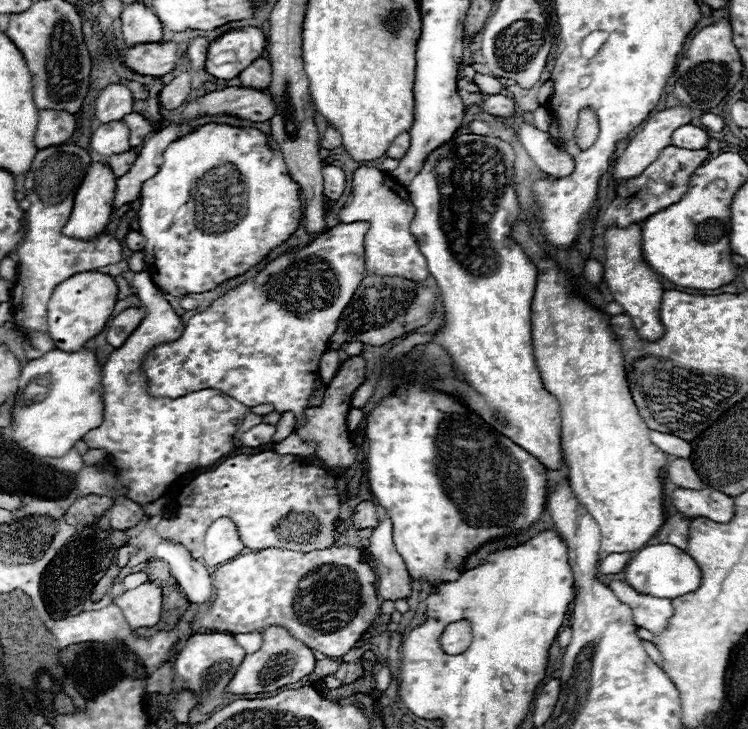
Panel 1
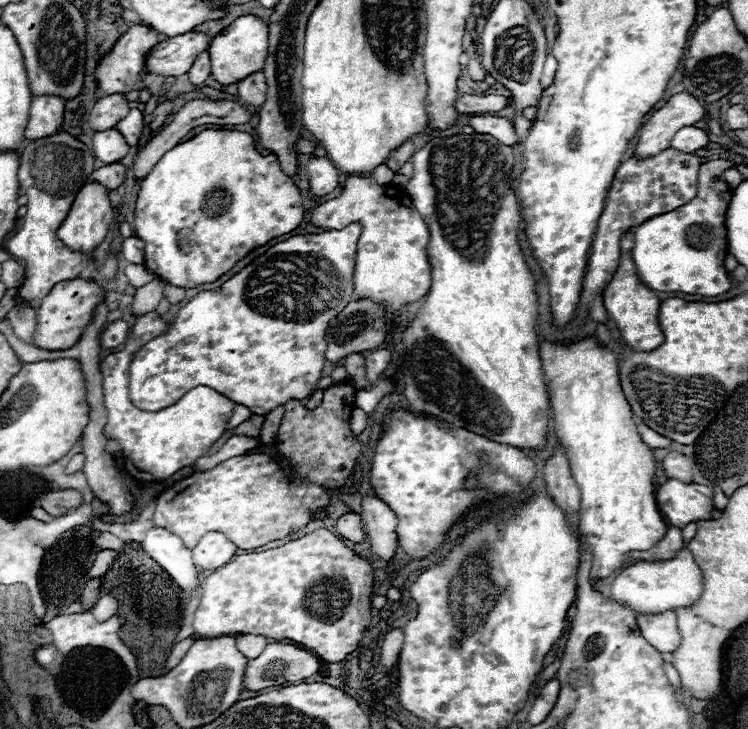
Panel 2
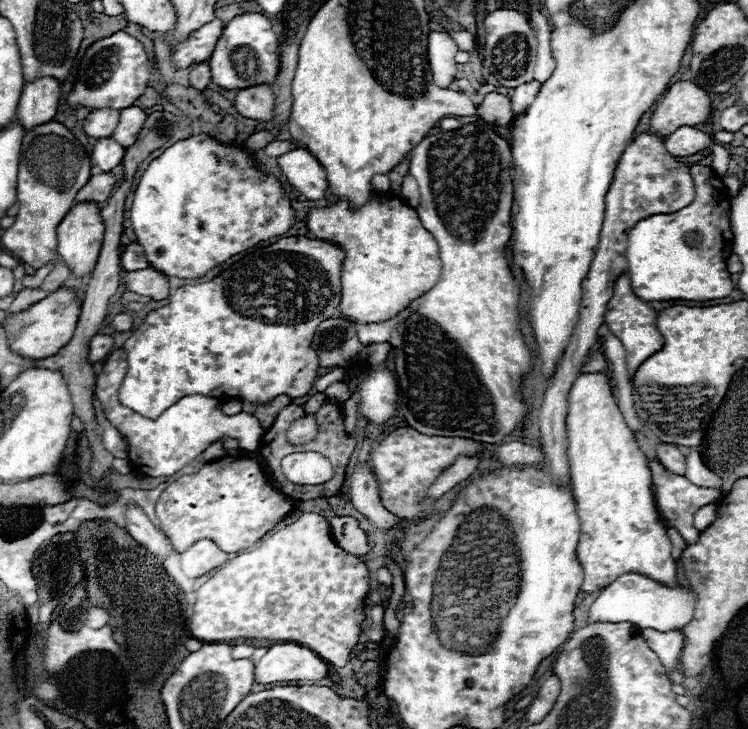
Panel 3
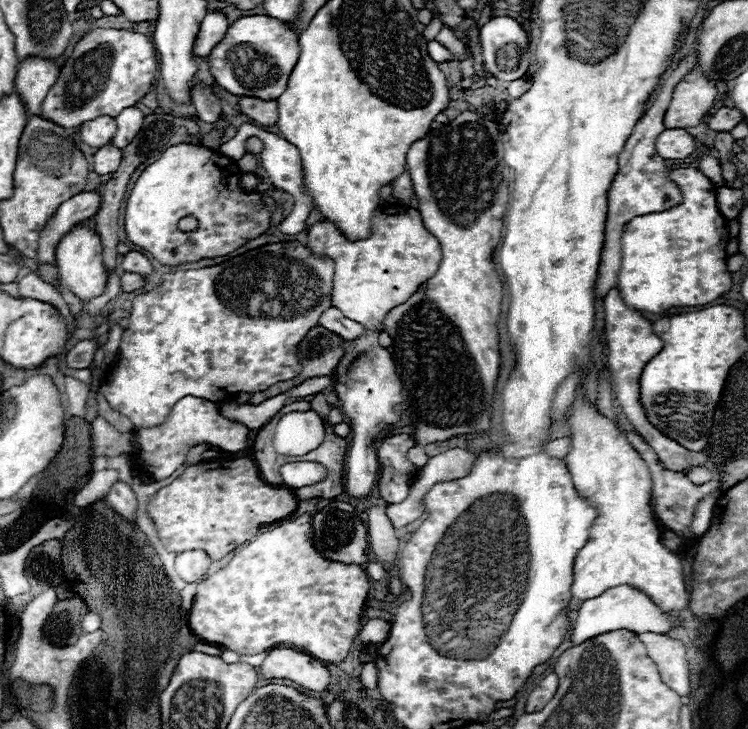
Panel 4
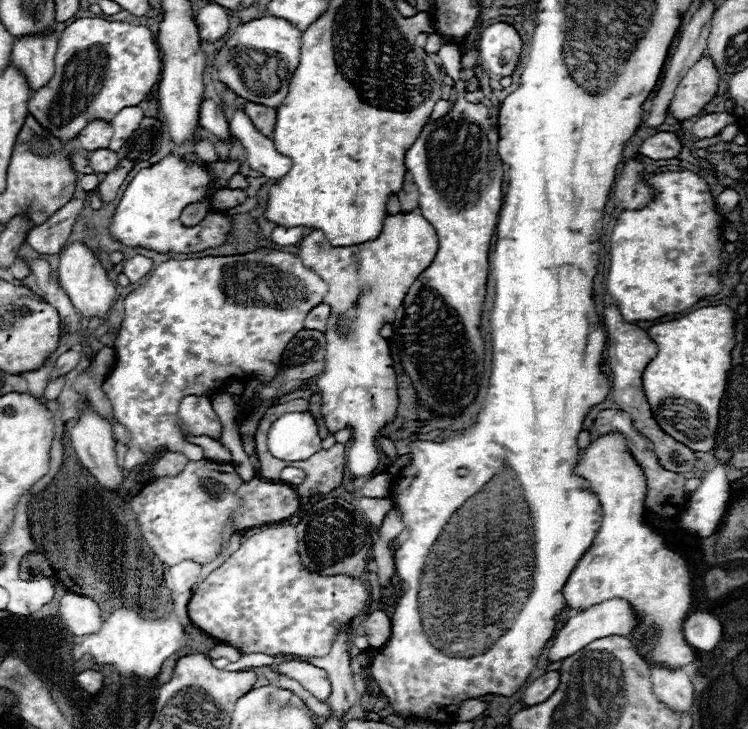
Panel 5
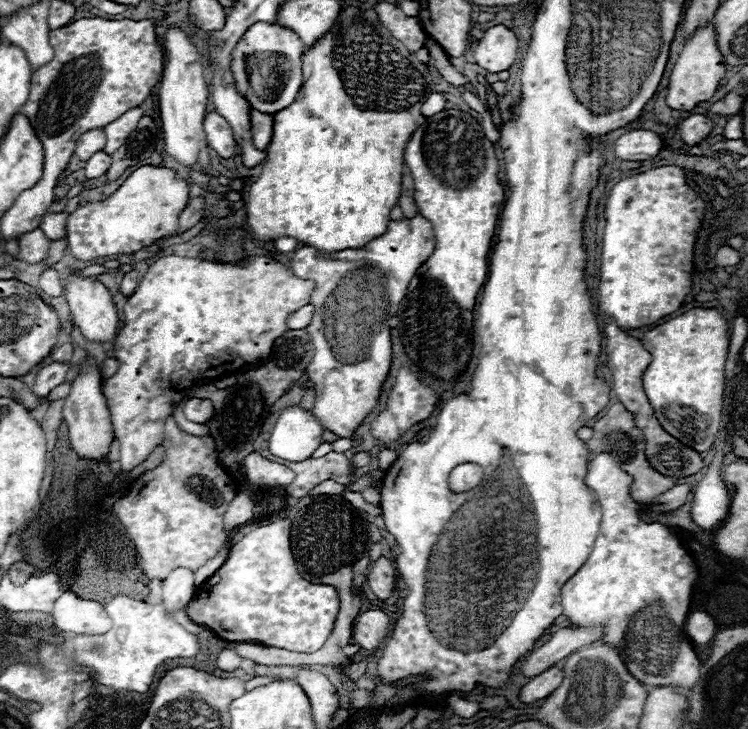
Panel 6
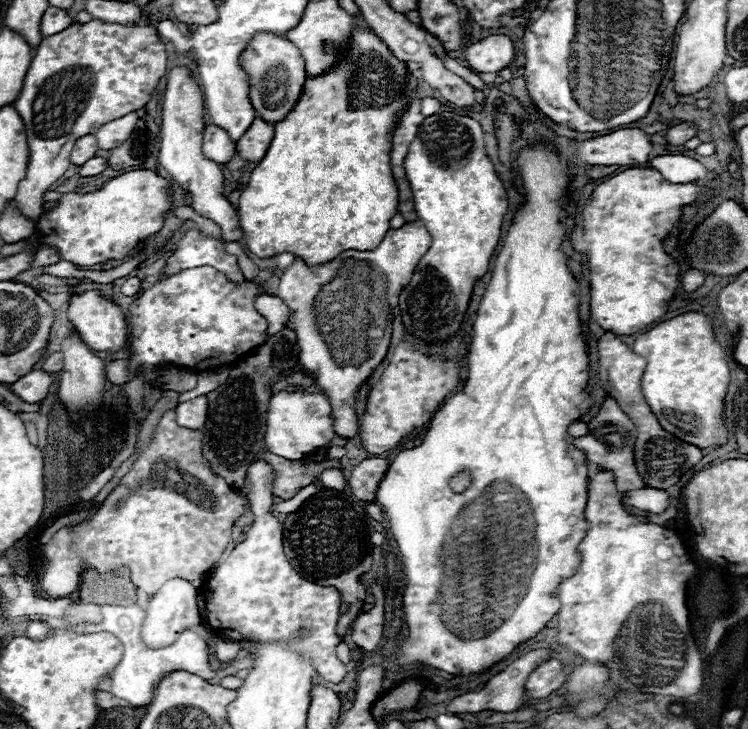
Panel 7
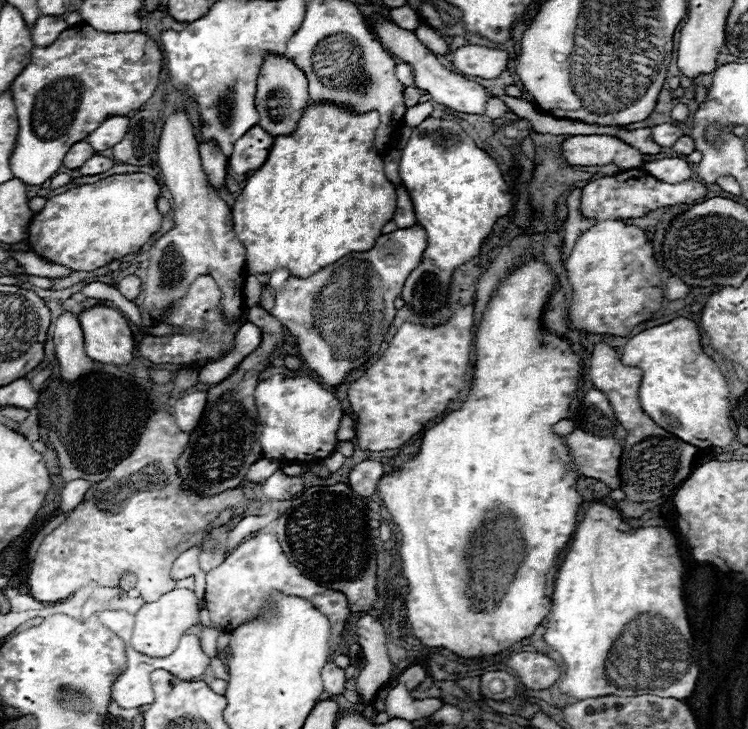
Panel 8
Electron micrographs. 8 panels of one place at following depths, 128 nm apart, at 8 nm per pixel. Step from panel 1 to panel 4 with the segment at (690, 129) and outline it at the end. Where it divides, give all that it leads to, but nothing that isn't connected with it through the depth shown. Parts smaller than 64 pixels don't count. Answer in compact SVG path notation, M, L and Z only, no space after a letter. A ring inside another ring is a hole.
M672 128L672 130L664 130L662 136L658 136L656 148L658 154L666 160L686 158L696 150L696 142L694 136L690 136L684 128Z

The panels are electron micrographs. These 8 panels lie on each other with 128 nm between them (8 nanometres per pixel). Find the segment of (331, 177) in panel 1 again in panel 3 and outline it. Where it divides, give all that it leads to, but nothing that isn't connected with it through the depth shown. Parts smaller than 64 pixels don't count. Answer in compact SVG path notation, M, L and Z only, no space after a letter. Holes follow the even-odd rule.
M304 148L292 150L278 158L282 176L308 200L324 198L328 190L328 176L324 166Z

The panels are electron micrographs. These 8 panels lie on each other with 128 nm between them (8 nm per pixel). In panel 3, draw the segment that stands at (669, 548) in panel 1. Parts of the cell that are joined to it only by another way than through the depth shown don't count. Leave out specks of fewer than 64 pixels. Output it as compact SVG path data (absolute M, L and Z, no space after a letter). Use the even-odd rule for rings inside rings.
M628 572L618 576L610 586L606 586L596 602L590 608L588 622L594 620L610 620L610 622L632 622L638 628L654 628L654 630L682 630L684 624L692 620L696 606L696 594L692 586L664 586L644 574Z

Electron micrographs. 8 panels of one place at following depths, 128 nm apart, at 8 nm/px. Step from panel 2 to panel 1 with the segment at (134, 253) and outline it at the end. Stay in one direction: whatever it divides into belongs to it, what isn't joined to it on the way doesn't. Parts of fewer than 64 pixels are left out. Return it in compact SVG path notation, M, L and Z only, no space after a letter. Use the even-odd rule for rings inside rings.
M130 230L128 234L126 234L126 246L132 250L132 252L138 252L138 250L144 250L144 246L146 246L146 238L142 236L142 232L140 230Z

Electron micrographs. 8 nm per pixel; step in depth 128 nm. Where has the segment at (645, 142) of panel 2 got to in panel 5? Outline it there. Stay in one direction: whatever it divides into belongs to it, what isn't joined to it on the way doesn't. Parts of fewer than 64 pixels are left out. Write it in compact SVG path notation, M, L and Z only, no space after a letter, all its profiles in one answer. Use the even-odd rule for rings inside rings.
M702 56L702 60L694 64L694 68L690 68L690 72L686 72L678 84L668 112L678 122L698 116L704 106L718 94L718 82L720 74L714 68L712 60L708 56Z

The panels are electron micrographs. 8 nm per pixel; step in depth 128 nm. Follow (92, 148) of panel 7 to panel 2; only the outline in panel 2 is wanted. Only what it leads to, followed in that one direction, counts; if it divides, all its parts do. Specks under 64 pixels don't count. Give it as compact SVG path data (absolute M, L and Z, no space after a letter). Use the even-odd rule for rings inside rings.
M110 94L100 98L90 112L90 126L96 132L114 128L130 112L130 102L124 94Z

